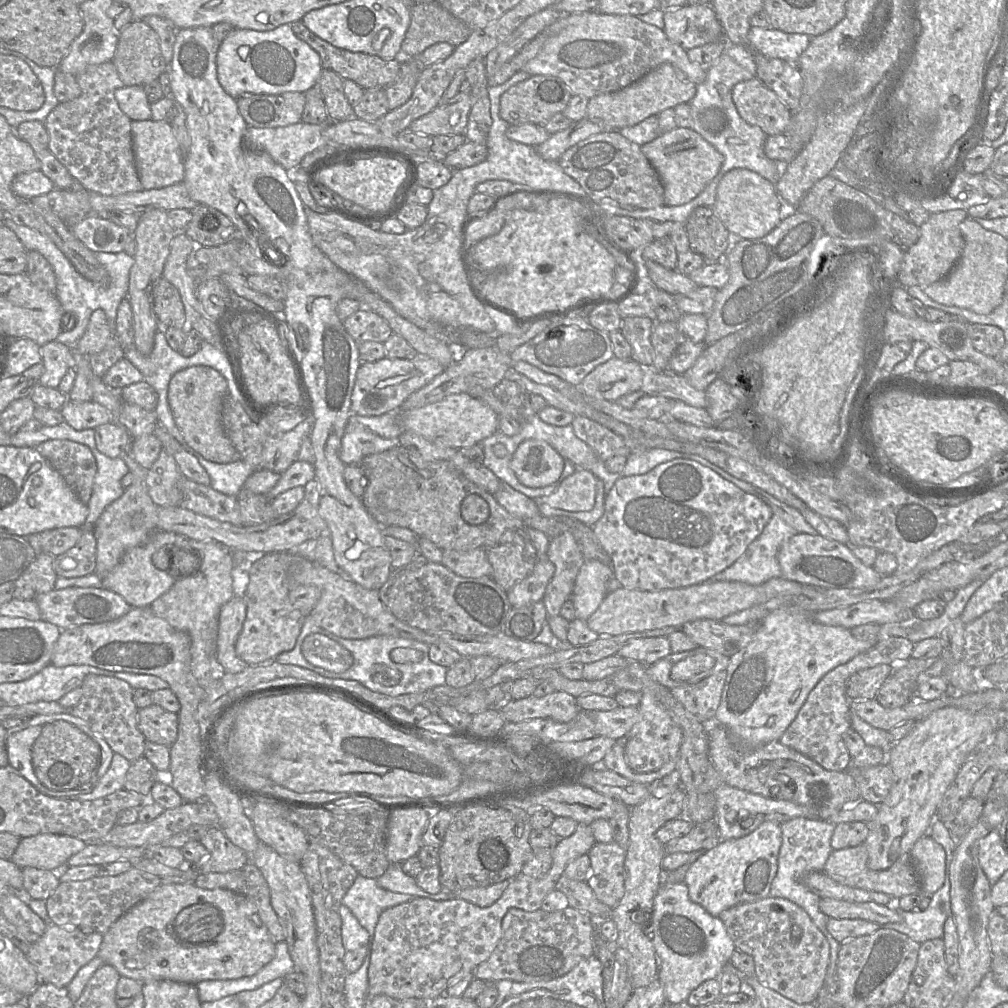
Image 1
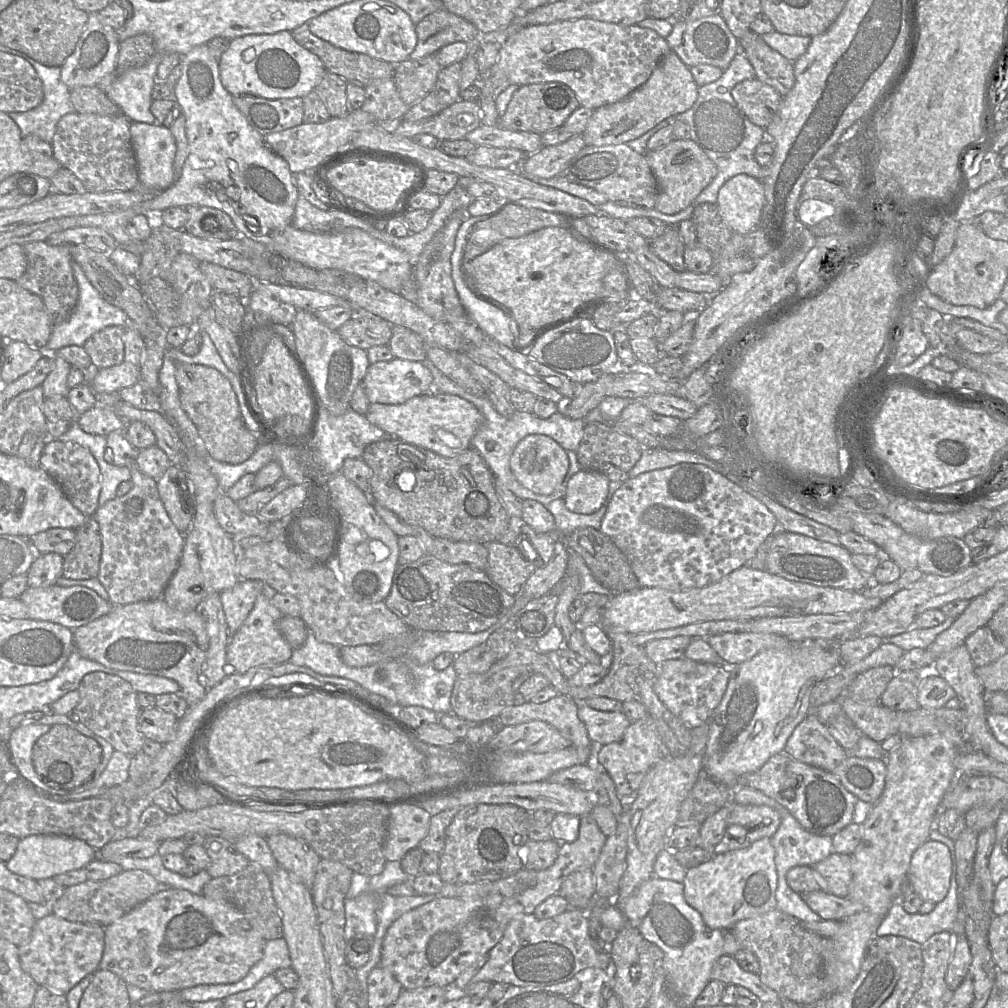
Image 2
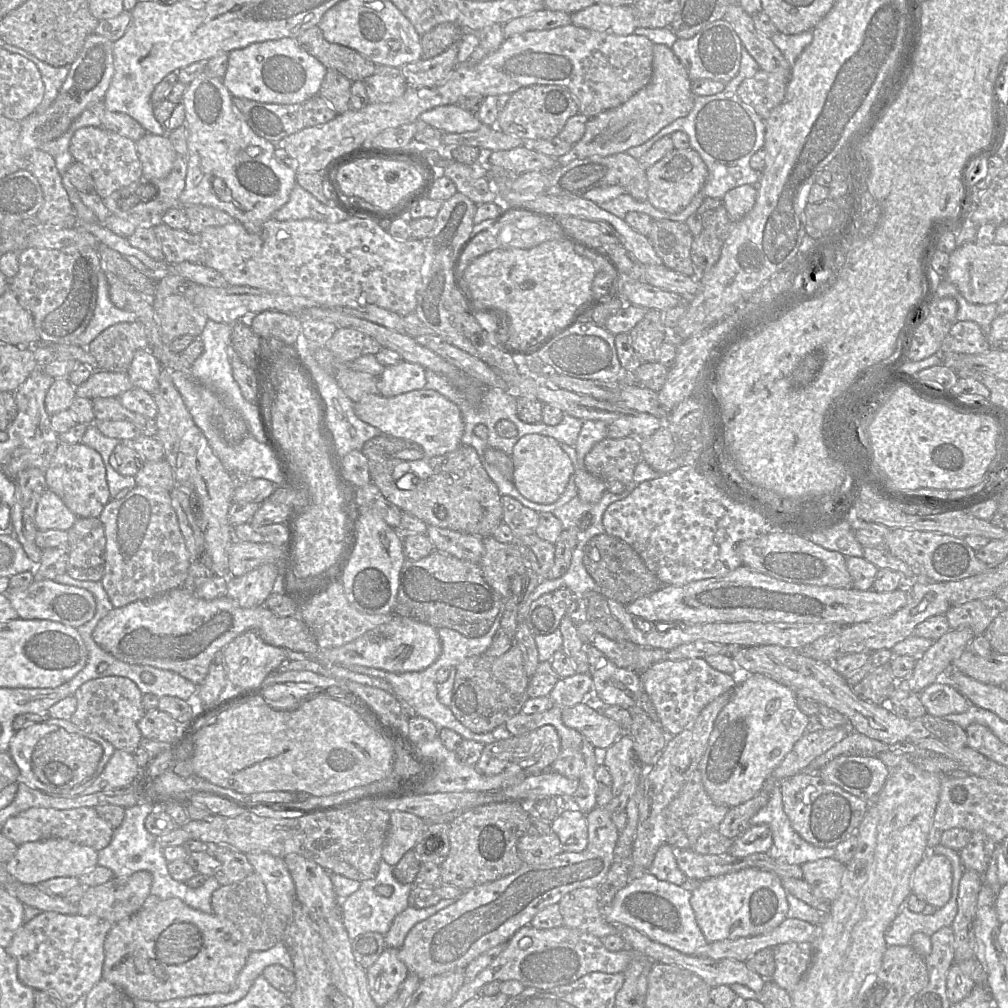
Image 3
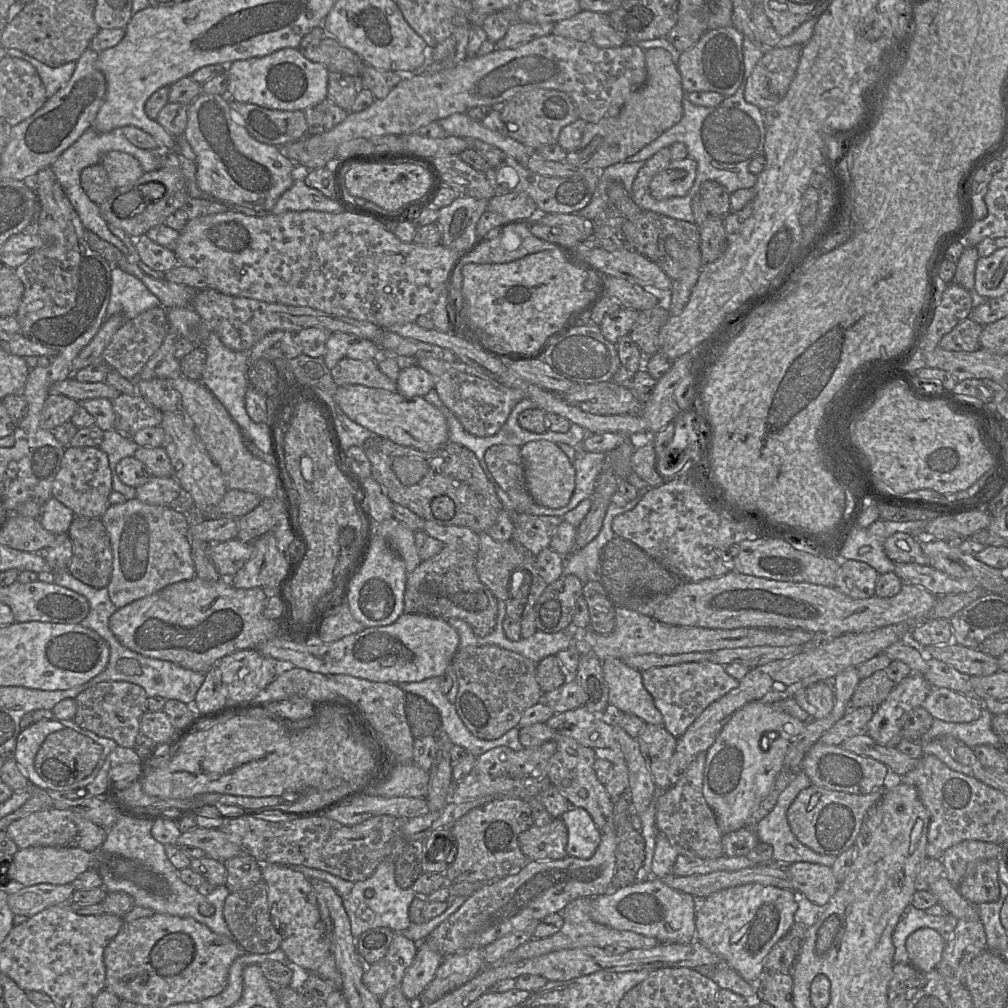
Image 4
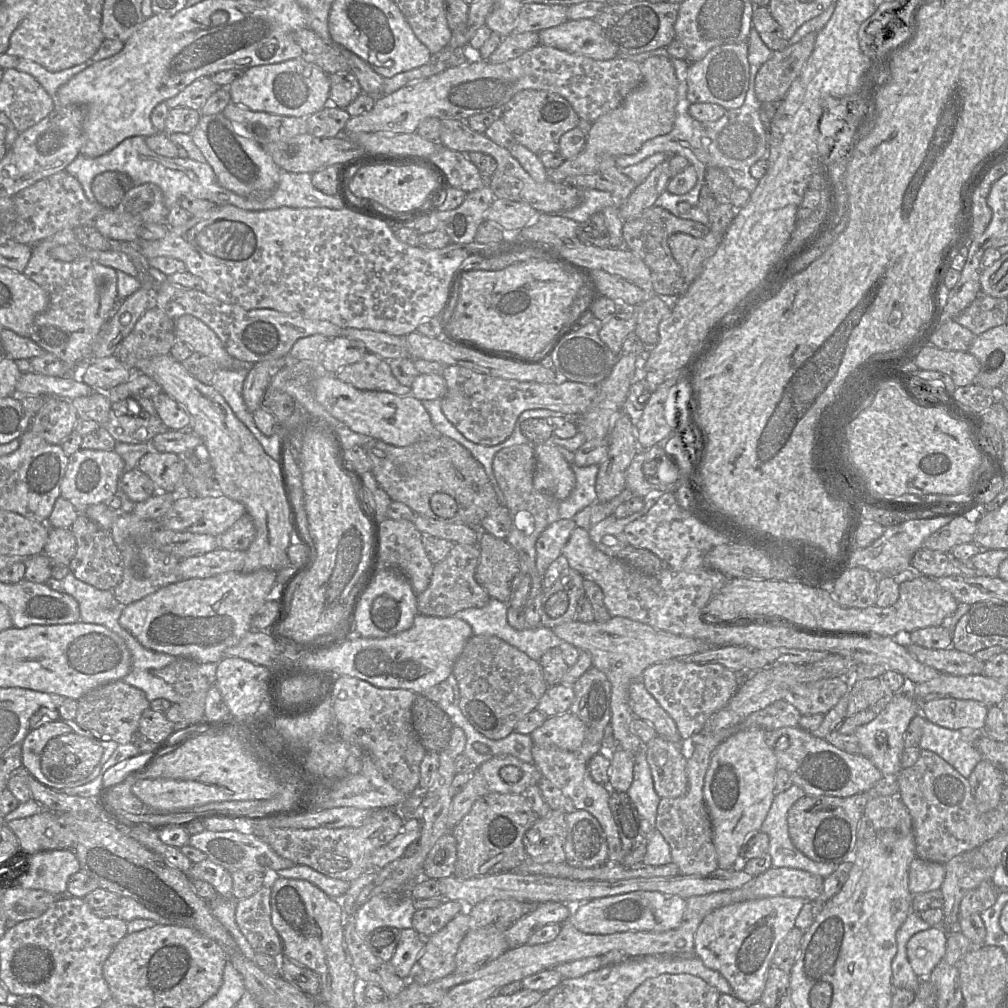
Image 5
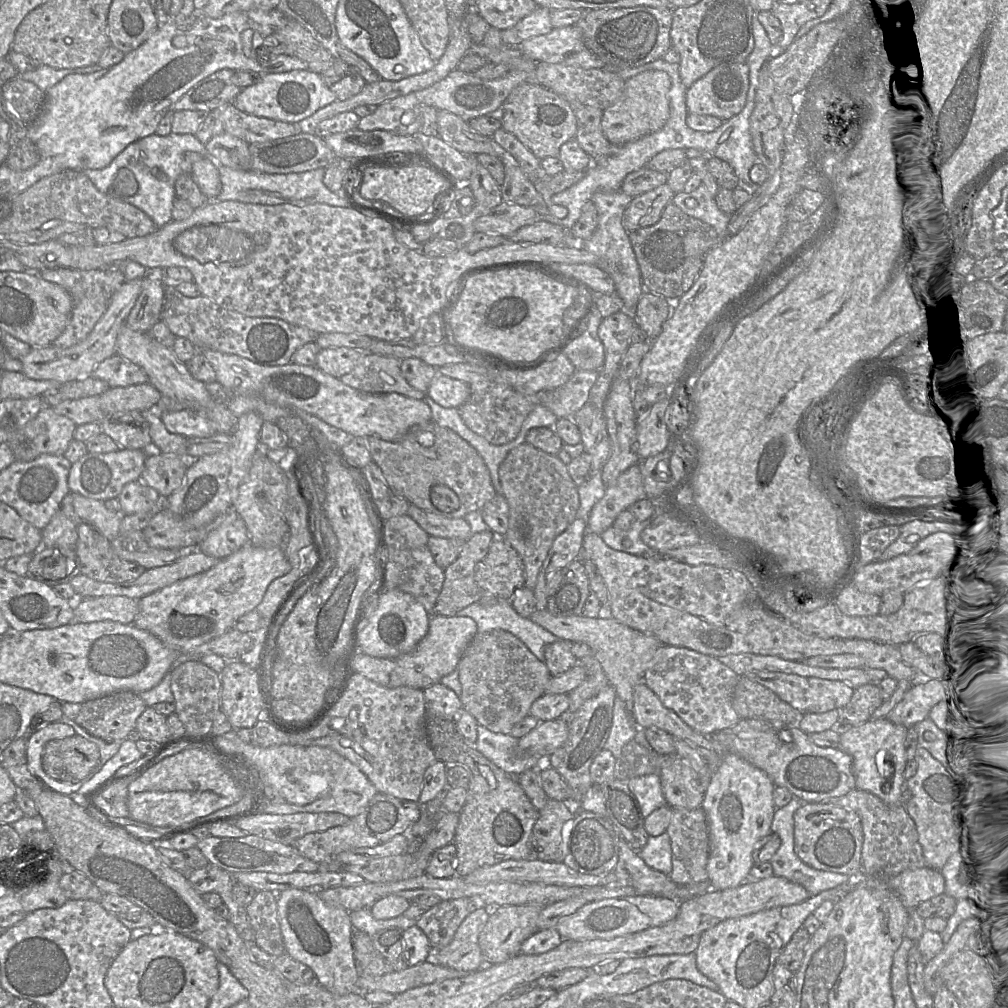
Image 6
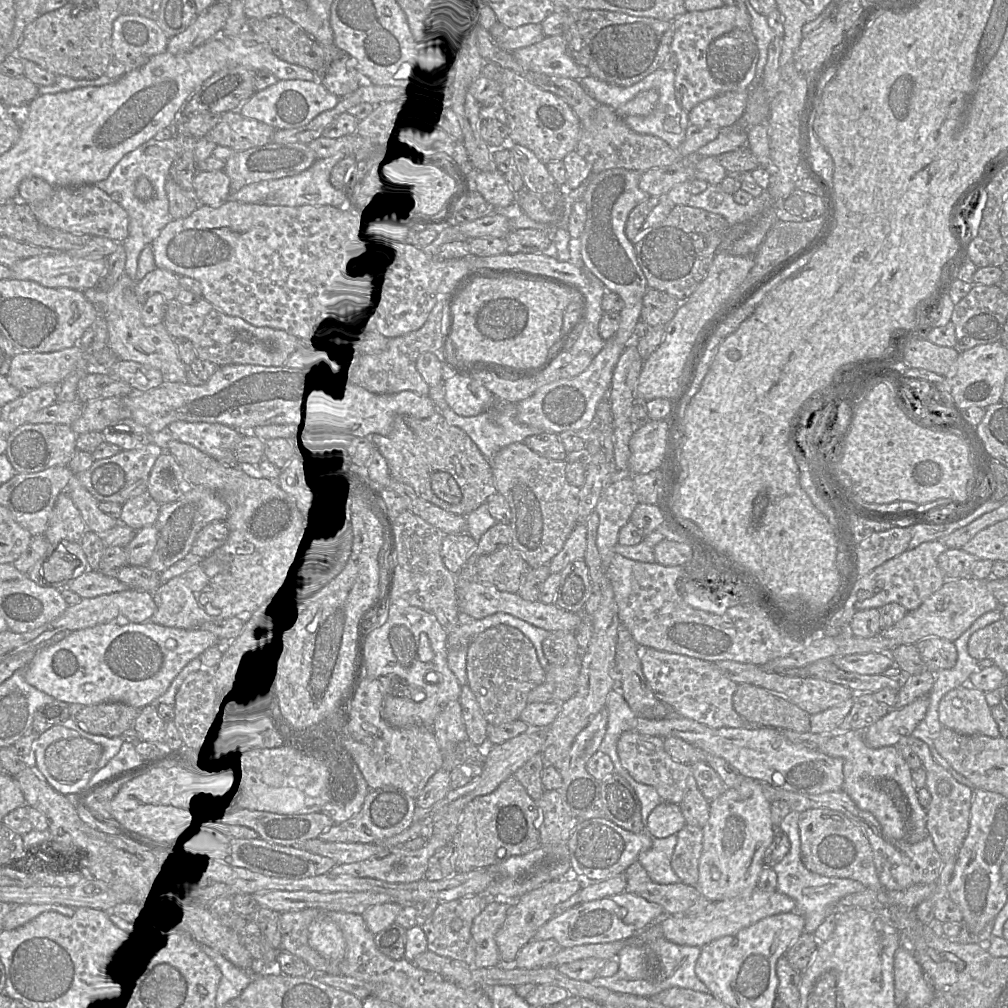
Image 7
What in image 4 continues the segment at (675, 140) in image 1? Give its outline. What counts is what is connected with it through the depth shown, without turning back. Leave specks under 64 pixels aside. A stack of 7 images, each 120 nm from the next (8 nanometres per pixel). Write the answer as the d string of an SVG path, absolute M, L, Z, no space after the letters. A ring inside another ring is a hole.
M690 156L671 160L651 180L648 191L657 200L685 196L696 178L697 162Z

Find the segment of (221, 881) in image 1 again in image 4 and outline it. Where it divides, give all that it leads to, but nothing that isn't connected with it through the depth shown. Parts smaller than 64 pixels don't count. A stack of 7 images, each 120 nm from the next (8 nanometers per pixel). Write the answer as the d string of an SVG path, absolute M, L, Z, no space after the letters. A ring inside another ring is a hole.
M262 880L250 888L230 892L225 900L223 915L225 922L243 952L268 954L280 948L281 936L270 916L267 898L267 885Z

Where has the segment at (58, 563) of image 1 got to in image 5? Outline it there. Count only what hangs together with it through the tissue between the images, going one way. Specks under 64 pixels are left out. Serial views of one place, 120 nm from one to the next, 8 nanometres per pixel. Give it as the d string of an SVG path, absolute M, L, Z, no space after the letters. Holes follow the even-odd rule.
M85 514L79 516L70 530L76 538L77 550L68 567L79 580L100 590L113 590L123 575L123 560L110 532L103 529Z

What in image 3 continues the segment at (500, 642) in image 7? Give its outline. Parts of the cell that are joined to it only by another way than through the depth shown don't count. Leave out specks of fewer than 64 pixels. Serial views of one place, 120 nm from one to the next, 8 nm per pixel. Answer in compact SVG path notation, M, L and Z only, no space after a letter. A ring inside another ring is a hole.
M516 643L499 657L476 655L466 658L456 669L450 709L474 733L487 733L505 724L508 719L522 712L525 702L530 698L527 692L530 677L525 672L523 653Z

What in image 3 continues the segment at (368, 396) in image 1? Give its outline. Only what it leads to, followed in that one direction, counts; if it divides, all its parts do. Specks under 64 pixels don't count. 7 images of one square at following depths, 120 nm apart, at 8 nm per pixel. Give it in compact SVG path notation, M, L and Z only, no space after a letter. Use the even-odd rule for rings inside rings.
M404 360L398 364L386 366L382 374L377 377L380 395L394 397L423 389L426 384L425 371L421 365Z

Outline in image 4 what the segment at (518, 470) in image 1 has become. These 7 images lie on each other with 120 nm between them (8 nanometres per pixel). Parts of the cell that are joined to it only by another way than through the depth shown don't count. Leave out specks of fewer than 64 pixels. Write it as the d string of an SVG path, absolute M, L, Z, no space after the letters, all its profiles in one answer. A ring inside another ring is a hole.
M547 440L530 441L521 447L521 456L526 488L533 501L547 508L567 505L575 488L576 470L557 443Z

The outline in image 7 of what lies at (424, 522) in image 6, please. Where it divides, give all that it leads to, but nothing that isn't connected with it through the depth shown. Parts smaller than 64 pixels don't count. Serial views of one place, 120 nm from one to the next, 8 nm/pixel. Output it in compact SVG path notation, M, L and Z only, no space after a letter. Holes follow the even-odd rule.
M390 475L385 480L385 488L401 498L405 510L419 516L428 524L442 531L443 534L466 532L466 517L446 512L419 498L411 488L393 479Z

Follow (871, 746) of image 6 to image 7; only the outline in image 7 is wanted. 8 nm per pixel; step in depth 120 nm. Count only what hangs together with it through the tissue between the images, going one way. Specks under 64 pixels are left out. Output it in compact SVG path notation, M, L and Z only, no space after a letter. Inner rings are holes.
M855 730L832 735L818 750L830 757L843 759L842 791L850 796L858 808L874 815L887 839L913 844L926 838L927 813L918 800L912 770L896 746L870 748L864 741L863 732Z

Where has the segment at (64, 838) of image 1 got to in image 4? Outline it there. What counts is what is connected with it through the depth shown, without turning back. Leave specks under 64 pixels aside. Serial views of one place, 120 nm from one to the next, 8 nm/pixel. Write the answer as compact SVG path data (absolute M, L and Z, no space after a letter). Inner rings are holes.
M34 846L19 849L9 862L8 876L14 889L40 883L69 884L94 866L94 854L81 848L67 846Z

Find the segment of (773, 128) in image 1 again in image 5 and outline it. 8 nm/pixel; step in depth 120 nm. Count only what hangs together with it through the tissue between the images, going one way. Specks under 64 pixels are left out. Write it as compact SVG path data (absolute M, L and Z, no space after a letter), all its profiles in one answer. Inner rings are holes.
M810 32L794 44L772 52L755 78L755 94L761 103L779 103L810 57L818 32Z

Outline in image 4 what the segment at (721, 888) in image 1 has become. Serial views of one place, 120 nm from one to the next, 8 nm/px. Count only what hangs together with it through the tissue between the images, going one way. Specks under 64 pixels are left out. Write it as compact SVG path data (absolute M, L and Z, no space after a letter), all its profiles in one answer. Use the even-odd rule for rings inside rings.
M757 883L720 890L702 899L696 909L696 940L718 955L745 981L756 984L765 973L763 959L794 922L798 894Z

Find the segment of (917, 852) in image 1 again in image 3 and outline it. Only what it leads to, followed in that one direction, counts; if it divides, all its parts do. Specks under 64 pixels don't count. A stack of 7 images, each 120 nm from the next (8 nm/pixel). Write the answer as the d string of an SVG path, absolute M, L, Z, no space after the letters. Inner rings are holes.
M931 851L925 855L912 875L912 894L926 904L941 908L951 897L952 867L943 855Z

